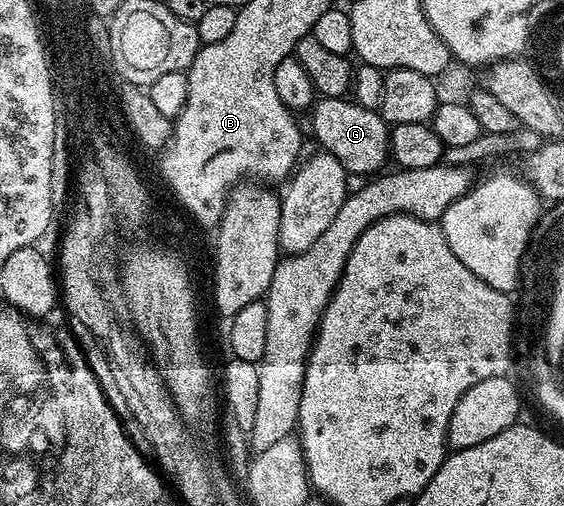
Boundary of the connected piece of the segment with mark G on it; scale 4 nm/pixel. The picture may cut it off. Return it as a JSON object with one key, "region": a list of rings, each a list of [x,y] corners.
{"region":[[[319,98],[312,113],[312,129],[325,152],[334,155],[349,174],[377,174],[390,157],[390,127],[378,111],[368,110],[347,98]]]}

